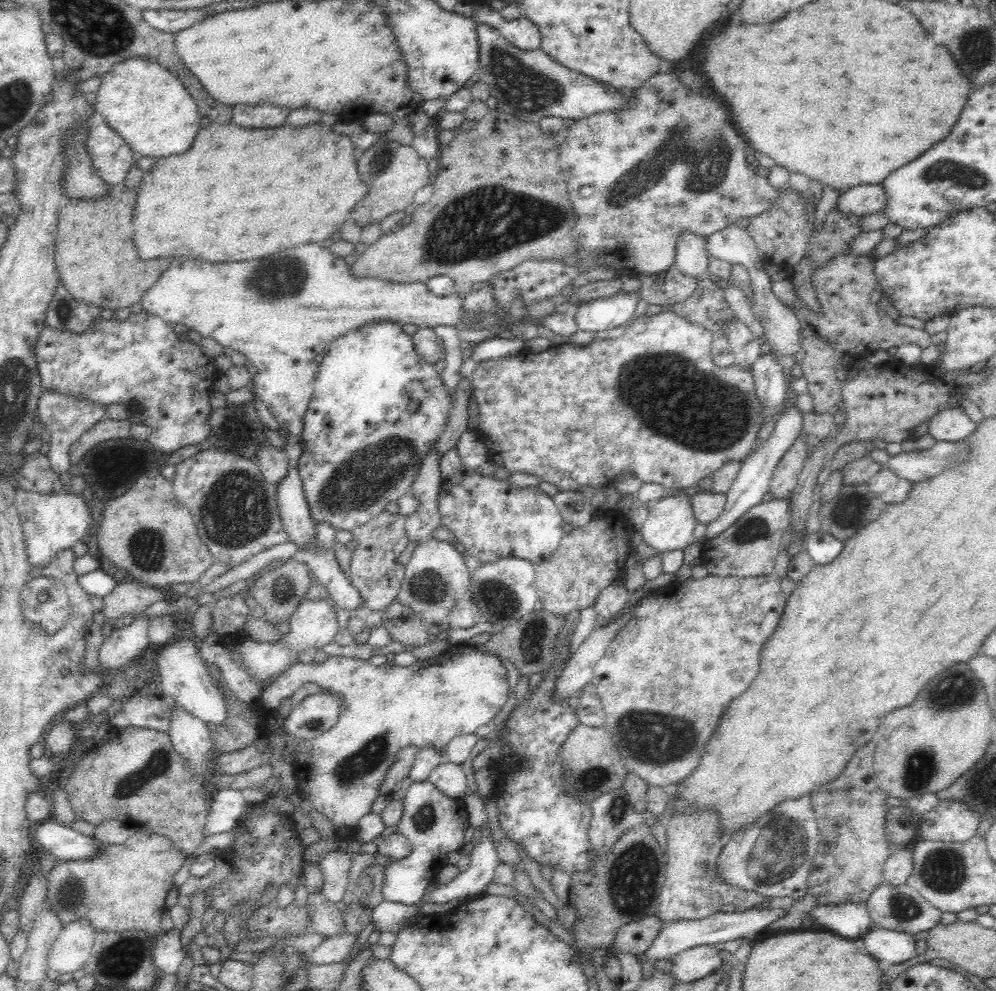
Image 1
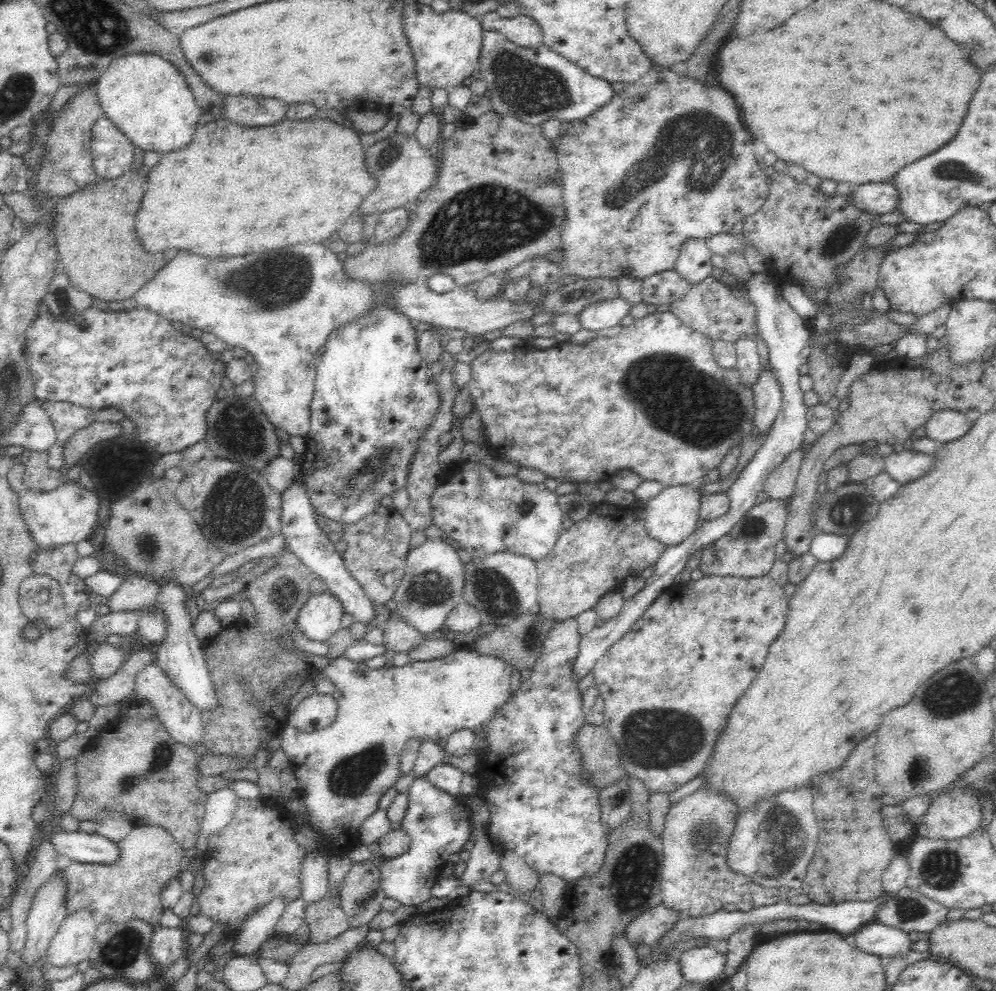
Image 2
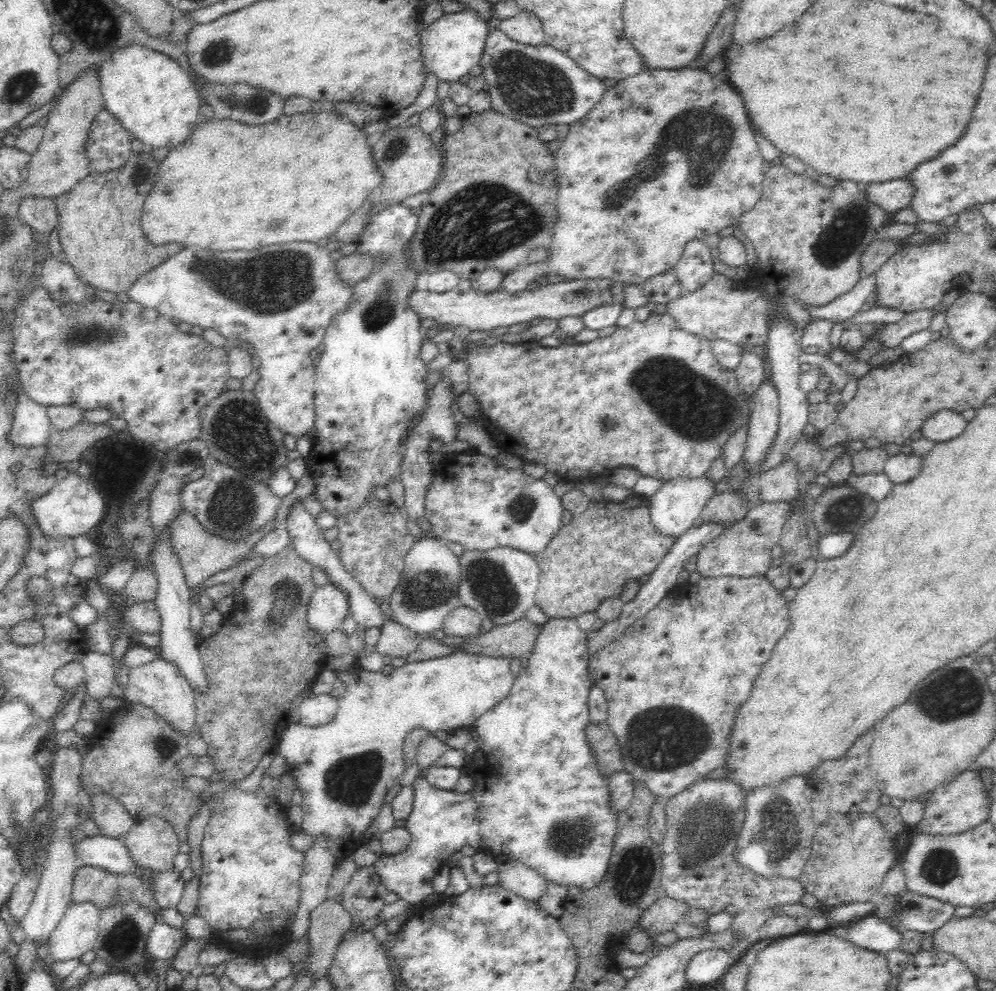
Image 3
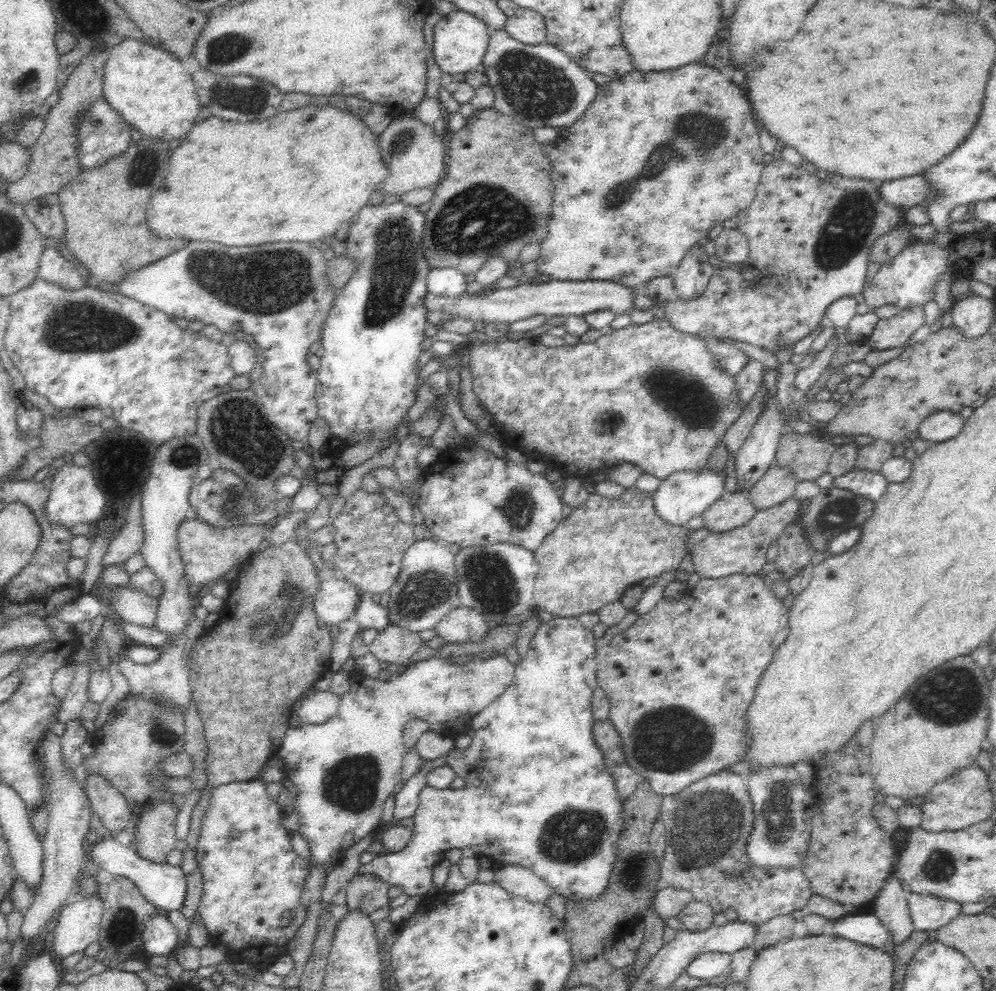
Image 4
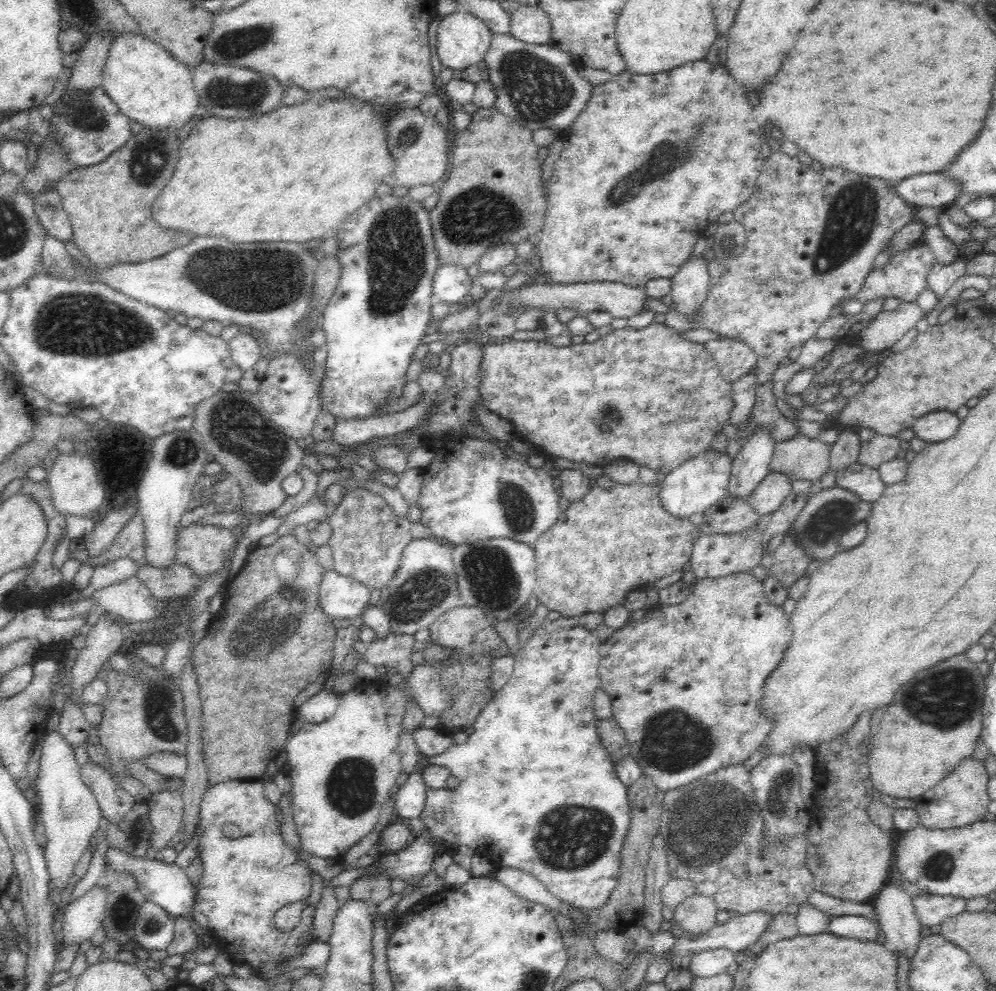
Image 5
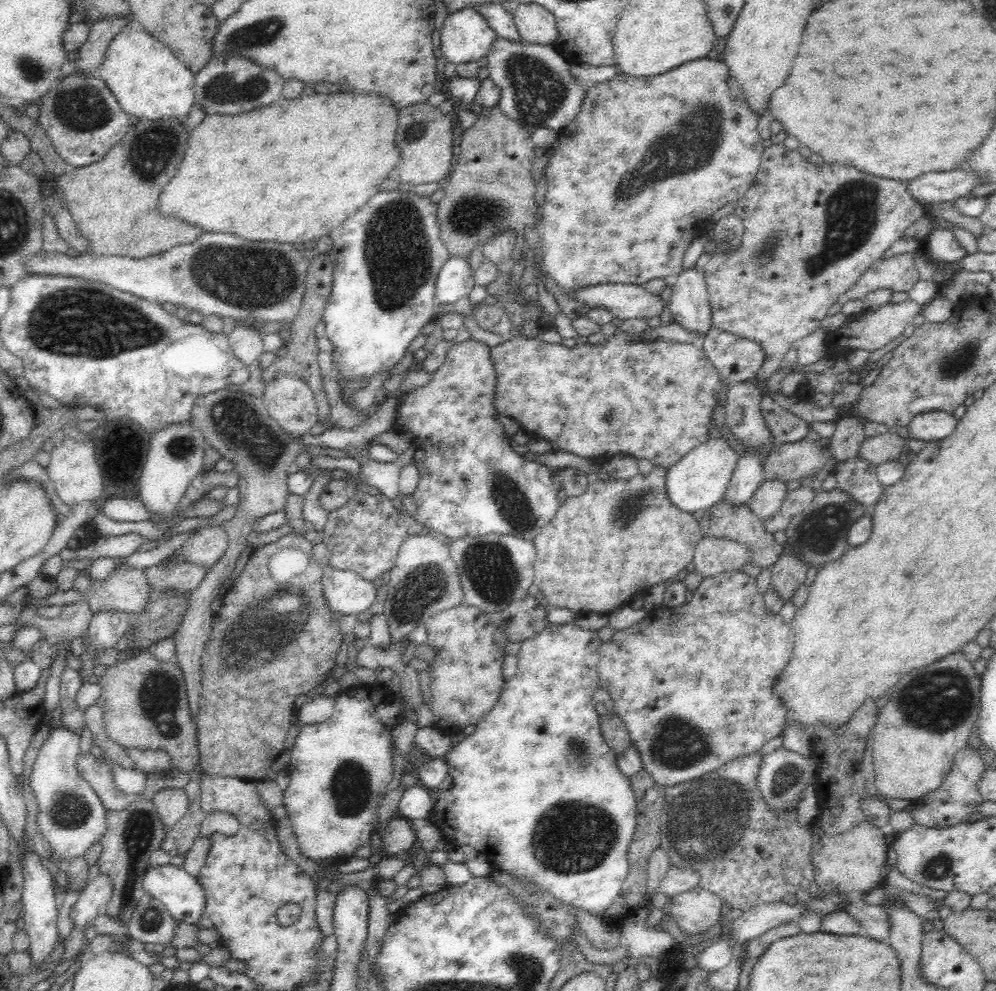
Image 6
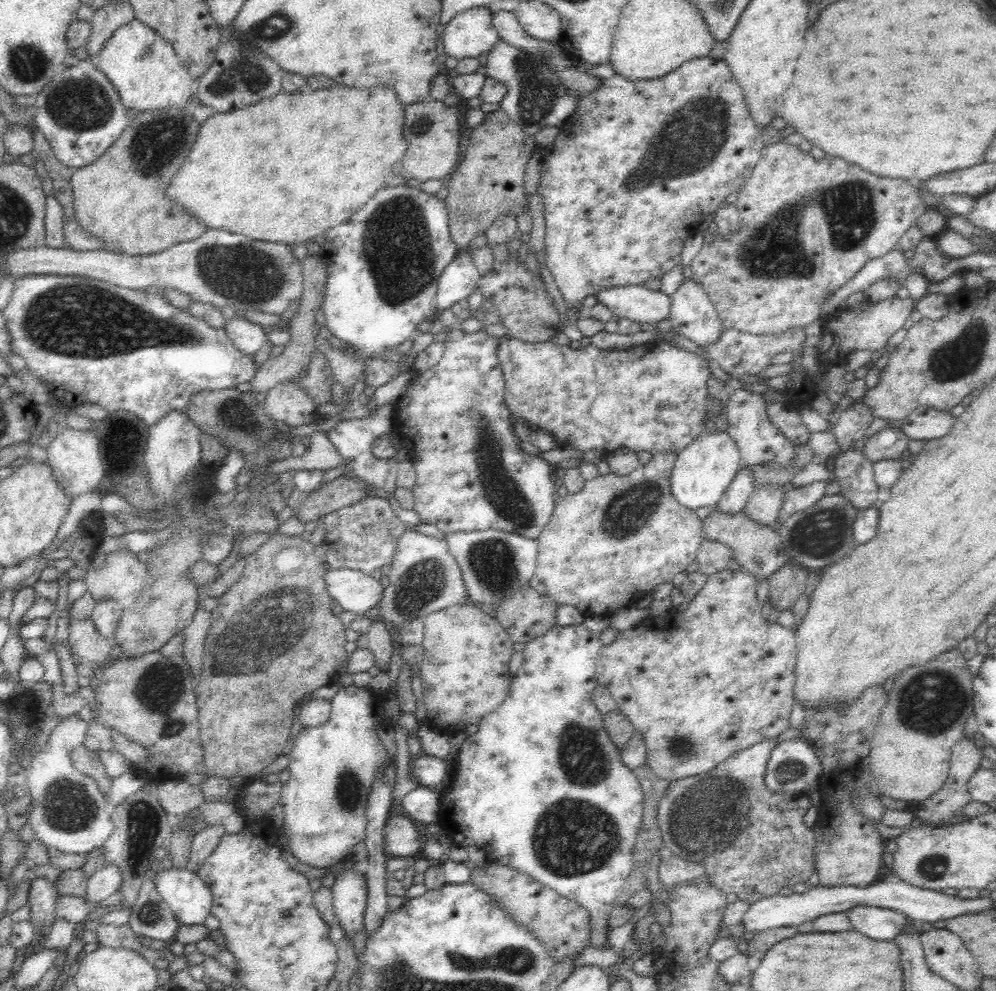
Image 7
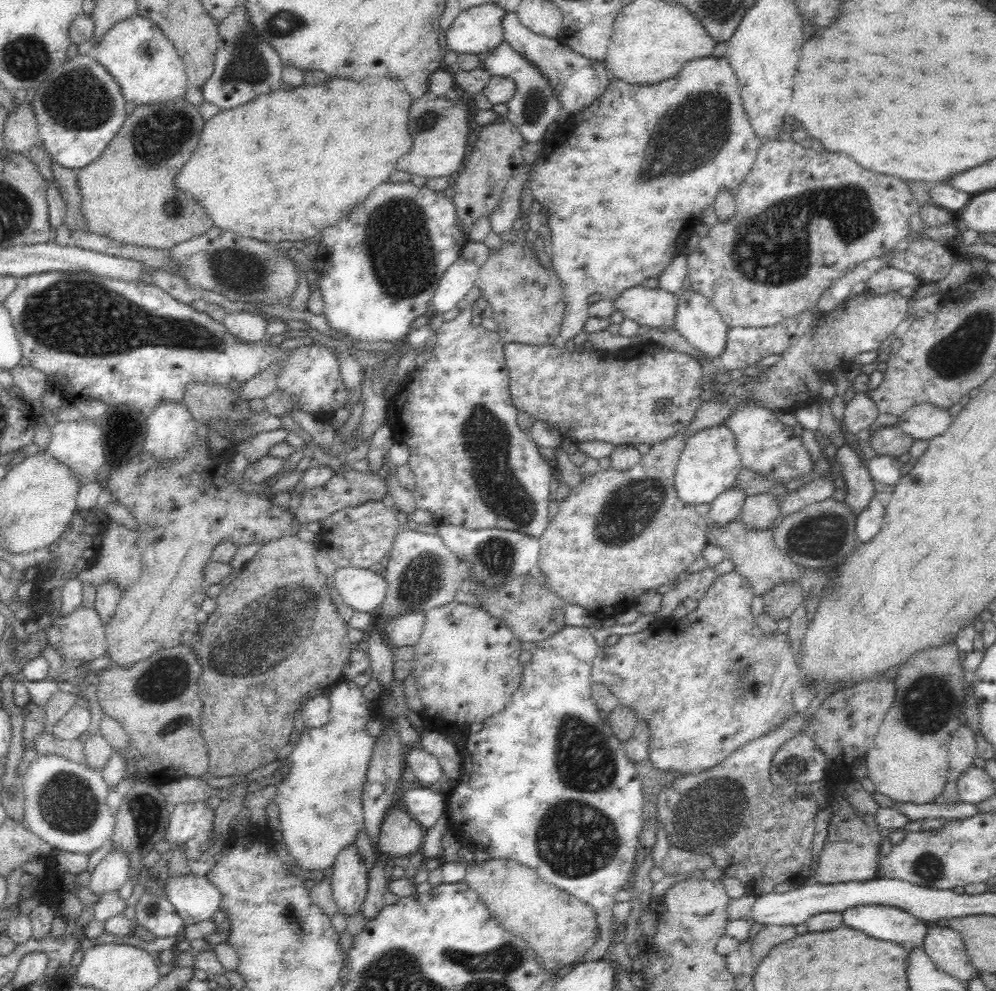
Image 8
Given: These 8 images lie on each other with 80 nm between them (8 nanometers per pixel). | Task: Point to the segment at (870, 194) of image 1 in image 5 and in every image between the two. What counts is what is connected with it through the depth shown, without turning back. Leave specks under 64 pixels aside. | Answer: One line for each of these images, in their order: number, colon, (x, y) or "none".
2: (878, 198)
3: (893, 195)
4: (907, 192)
5: (937, 190)

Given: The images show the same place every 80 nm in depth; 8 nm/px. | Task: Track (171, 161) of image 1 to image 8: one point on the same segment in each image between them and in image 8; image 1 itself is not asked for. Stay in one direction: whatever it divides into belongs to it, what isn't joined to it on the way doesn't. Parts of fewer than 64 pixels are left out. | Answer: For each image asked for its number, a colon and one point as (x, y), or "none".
2: (234, 190)
3: (230, 186)
4: (297, 177)
5: (297, 173)
6: (291, 172)
7: (286, 169)
8: (287, 165)

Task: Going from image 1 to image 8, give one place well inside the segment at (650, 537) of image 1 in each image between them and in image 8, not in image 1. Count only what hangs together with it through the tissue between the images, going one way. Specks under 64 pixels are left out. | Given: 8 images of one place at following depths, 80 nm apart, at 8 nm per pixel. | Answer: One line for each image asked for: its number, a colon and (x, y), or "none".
2: (671, 516)
3: (673, 509)
4: (683, 495)
5: (698, 483)
6: (699, 479)
7: (703, 471)
8: (709, 464)

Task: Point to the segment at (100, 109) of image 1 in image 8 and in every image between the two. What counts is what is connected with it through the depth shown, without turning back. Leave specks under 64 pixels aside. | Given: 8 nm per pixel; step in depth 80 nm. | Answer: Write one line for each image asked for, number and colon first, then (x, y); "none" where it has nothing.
2: (146, 97)
3: (154, 99)
4: (149, 87)
5: (149, 86)
6: (148, 81)
7: (146, 72)
8: (146, 65)

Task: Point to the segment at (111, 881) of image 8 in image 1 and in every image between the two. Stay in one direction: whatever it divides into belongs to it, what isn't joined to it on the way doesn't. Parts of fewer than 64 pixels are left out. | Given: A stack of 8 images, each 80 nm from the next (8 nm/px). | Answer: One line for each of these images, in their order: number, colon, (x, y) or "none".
1: (69, 952)
2: (73, 941)
3: (76, 933)
4: (78, 925)
5: (81, 919)
6: (91, 902)
7: (103, 883)

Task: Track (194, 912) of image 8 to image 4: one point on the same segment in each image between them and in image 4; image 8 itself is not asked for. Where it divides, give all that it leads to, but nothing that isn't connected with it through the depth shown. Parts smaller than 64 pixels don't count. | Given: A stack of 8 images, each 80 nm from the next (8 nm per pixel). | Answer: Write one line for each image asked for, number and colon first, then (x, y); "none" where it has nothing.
4: (164, 885)
5: (167, 885)
6: (180, 892)
7: (190, 899)

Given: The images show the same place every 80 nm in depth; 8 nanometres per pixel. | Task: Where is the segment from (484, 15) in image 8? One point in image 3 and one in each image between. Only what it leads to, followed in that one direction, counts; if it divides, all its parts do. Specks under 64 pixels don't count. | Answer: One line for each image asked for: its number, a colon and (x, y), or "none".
3: (451, 46)
4: (460, 40)
5: (463, 39)
6: (465, 36)
7: (469, 34)

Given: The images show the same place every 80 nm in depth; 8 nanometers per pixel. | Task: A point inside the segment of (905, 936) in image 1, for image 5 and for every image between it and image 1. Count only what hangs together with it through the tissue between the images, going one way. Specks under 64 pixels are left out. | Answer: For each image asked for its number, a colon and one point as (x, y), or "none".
2: (874, 938)
3: (875, 934)
4: (868, 929)
5: (863, 928)

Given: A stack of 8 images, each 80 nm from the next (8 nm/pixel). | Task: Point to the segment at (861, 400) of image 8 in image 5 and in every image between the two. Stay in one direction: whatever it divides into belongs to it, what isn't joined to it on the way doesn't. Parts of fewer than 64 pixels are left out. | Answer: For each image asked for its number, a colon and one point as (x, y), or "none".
5: (844, 452)
6: (845, 444)
7: (850, 426)

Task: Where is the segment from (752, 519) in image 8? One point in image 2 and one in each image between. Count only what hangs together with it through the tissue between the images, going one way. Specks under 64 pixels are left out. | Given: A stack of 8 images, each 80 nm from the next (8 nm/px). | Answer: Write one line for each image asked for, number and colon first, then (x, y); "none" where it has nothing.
2: (781, 482)
3: (779, 484)
4: (779, 484)
5: (776, 486)
6: (768, 498)
7: (763, 507)

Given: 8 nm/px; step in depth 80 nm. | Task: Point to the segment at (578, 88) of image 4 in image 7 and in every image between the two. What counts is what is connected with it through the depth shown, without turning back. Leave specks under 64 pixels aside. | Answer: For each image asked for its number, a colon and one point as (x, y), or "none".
5: (537, 85)
6: (537, 89)
7: (535, 98)

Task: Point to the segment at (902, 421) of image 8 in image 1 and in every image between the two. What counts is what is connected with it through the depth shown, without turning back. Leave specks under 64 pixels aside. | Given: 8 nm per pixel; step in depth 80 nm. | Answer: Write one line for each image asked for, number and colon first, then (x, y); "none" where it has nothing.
1: (951, 425)
2: (944, 426)
3: (945, 424)
4: (940, 426)
5: (939, 425)
6: (934, 425)
7: (925, 423)

